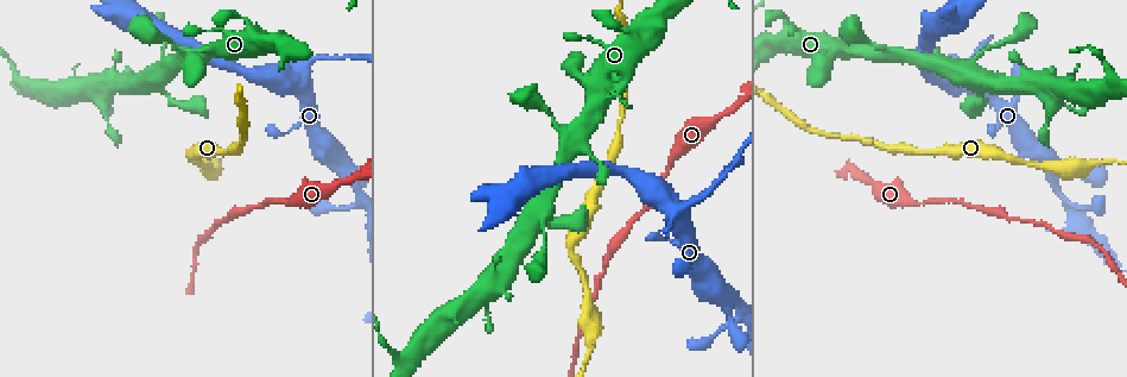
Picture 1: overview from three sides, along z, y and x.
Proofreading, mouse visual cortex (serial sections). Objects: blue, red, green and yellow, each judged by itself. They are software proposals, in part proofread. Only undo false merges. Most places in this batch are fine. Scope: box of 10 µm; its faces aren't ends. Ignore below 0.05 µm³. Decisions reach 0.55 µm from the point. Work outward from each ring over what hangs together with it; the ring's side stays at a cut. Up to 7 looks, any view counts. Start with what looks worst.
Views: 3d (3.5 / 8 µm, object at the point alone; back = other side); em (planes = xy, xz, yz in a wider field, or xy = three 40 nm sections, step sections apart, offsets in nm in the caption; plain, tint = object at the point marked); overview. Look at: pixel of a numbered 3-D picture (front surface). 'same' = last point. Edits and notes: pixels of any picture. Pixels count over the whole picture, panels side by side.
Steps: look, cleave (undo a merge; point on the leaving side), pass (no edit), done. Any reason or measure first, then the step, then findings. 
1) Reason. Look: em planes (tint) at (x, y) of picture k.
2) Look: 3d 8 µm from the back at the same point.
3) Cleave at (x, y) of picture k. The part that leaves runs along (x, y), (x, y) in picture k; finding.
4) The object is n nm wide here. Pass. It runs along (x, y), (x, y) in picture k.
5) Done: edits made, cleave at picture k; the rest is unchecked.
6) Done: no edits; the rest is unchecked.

Thin arm on a thick one. Look: 3d 3.5 µm at (300, 70) of picture 1.

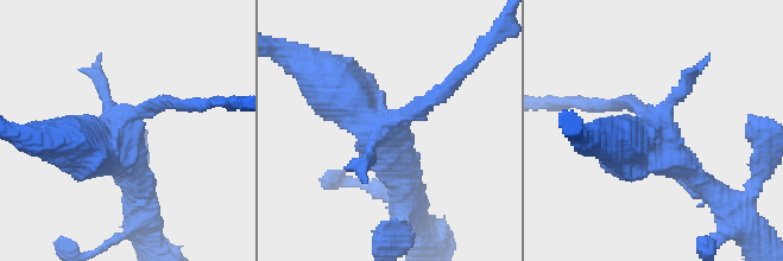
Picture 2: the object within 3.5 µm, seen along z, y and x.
Cleave at (441, 93) of picture 2. Two cells meet here.

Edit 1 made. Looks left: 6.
Look: overview.

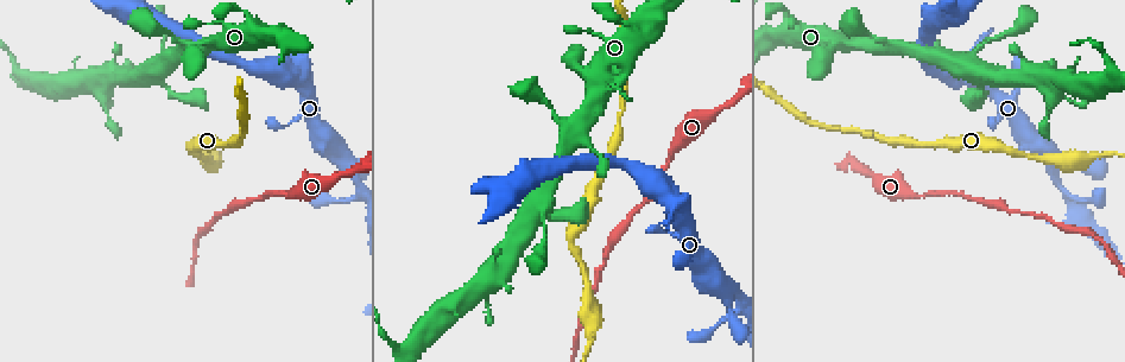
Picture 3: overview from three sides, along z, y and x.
Thick turns thin. Look: 3d 8 µm at (206, 160) of picture 3.

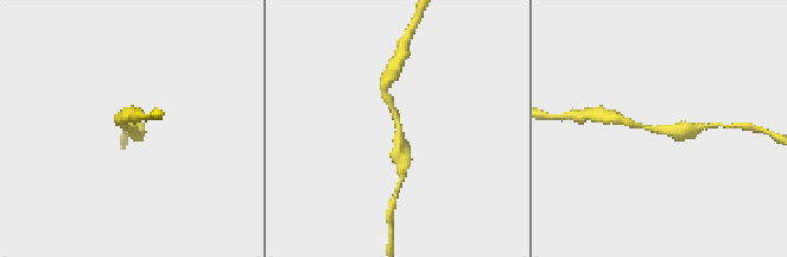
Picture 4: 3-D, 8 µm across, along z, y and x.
Look: 3d 3.5 µm at the same point.

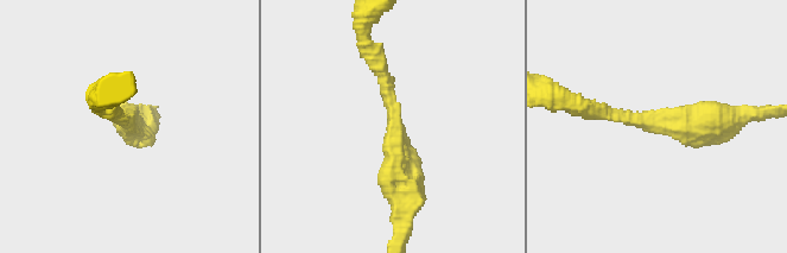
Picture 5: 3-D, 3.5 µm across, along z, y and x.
Look: em xy step 3 (tint) at (663, 122) of picture 5.

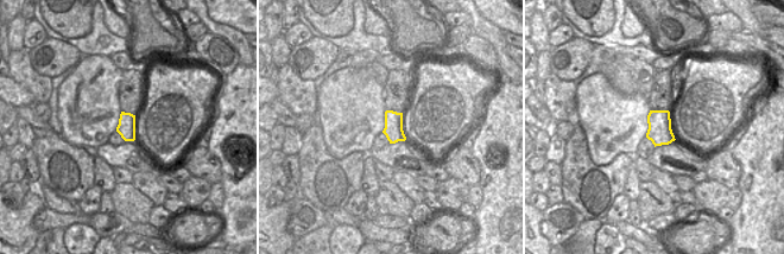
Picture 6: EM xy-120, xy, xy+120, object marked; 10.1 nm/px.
Pass. It runs along (373, 56), (394, 116), (402, 202) in picture 5; all the same cell.

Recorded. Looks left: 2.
Thick turns thin. Look: 3d 3.5 µm at (166, 36) of picture 3.

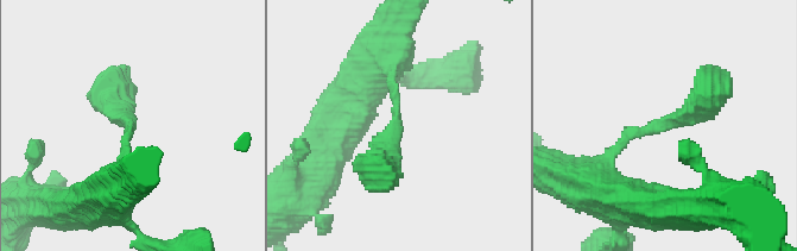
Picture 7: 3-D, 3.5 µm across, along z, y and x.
The arms are 300, 300 nm wide. Look: em xy step 2 (tint) at (652, 130) of picture 7.

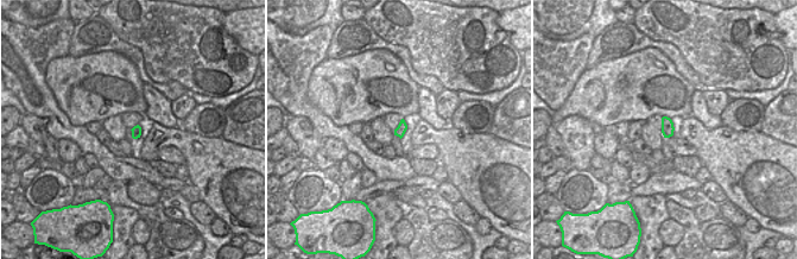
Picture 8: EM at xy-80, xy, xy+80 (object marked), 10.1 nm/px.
Pass. It runs along (601, 188), (628, 133), (710, 93) in picture 7; continuous, no second cell.

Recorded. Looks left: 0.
Done: edits made, cleave at picture 2; the rest is unchecked.

